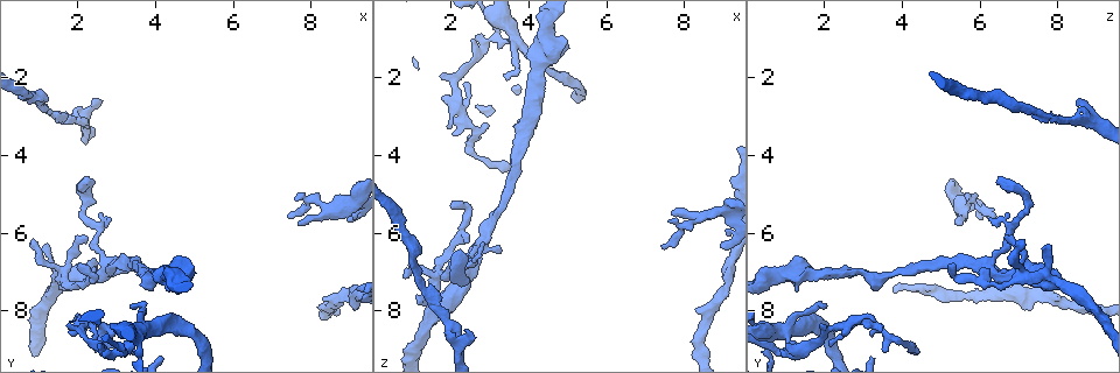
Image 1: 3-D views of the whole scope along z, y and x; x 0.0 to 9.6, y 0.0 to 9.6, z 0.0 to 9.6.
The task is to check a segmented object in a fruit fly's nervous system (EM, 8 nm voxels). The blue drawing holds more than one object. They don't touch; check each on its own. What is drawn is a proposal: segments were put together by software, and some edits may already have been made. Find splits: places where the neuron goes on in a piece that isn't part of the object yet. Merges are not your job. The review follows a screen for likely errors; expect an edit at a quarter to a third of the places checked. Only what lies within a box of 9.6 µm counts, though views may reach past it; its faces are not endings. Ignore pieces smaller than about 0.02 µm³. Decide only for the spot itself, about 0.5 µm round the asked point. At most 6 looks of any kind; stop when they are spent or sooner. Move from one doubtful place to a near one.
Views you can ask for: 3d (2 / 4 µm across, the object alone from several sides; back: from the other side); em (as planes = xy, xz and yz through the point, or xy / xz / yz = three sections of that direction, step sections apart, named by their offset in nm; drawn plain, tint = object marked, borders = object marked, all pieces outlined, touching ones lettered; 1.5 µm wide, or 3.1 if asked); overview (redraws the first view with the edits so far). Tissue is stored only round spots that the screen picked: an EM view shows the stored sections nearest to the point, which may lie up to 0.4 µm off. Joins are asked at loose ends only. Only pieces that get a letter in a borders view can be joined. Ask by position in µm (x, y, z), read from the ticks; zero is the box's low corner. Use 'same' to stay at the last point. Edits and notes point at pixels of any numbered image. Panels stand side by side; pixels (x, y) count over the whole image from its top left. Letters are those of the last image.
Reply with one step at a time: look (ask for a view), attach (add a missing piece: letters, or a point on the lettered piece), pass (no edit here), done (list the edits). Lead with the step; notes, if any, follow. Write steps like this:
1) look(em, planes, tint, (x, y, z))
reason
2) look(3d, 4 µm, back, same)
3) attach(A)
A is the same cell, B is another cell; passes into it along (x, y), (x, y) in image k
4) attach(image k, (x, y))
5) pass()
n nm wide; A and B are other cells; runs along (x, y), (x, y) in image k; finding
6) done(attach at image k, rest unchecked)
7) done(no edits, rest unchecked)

look(em, xy, step 8, borders, (2.30, 2.60, 8.55))
branch stops here

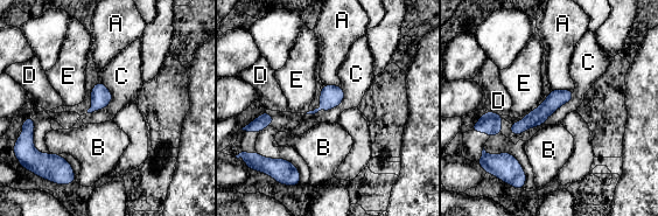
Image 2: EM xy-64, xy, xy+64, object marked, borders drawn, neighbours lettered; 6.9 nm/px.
pass()
A, B, C, D and E are other cells; runs along (571, 93), (512, 131) in image 2; none of them fits

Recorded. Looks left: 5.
look(em, yz, step 4, borders, (3.25, 6.85, 6.45))

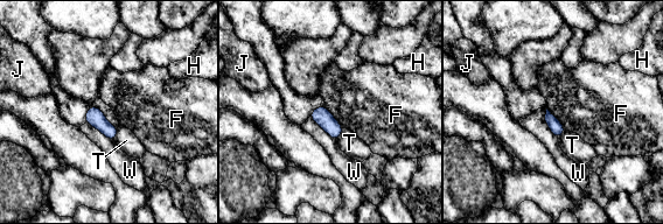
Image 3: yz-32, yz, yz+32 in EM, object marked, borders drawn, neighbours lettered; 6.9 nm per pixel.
look(em, planes, borders, same)

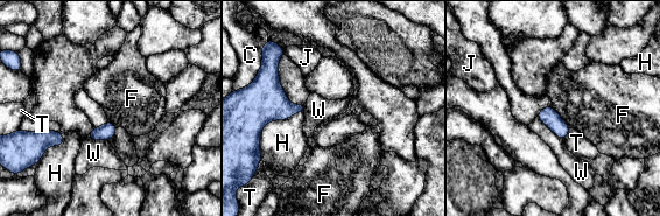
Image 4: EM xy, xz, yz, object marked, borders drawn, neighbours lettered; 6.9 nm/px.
pass()
110 nm wide; C, F, H, J, T and W are other cells; border along (552, 108), (570, 127) in image 4; none of them fits

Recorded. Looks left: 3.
look(3d, 2 µm, (8.95, 5.70, 6.30))
free end

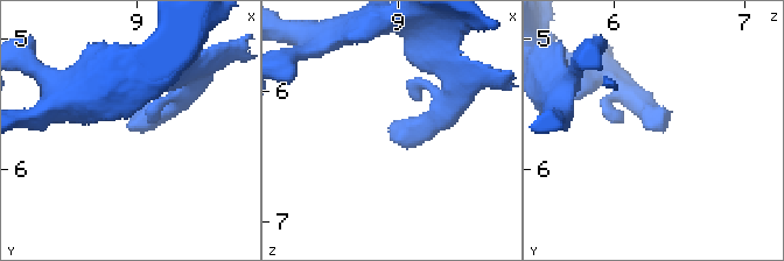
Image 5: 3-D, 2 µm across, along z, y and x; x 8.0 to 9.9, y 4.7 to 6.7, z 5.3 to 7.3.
look(em, planes, borders, (8.96, 5.70, 6.28))

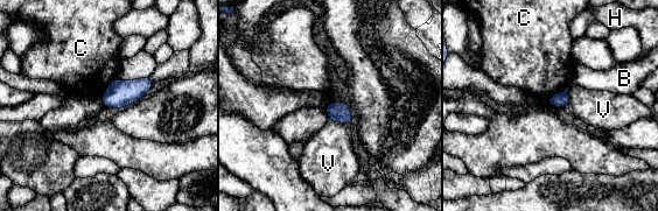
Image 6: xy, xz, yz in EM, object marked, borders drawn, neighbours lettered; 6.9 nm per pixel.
pass()
C touches over 190 nm; B, C, H and V are other cells; border along (568, 86), (552, 95), (546, 100) in image 6; none of them fits

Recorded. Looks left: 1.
done(no edits, rest unchecked)

